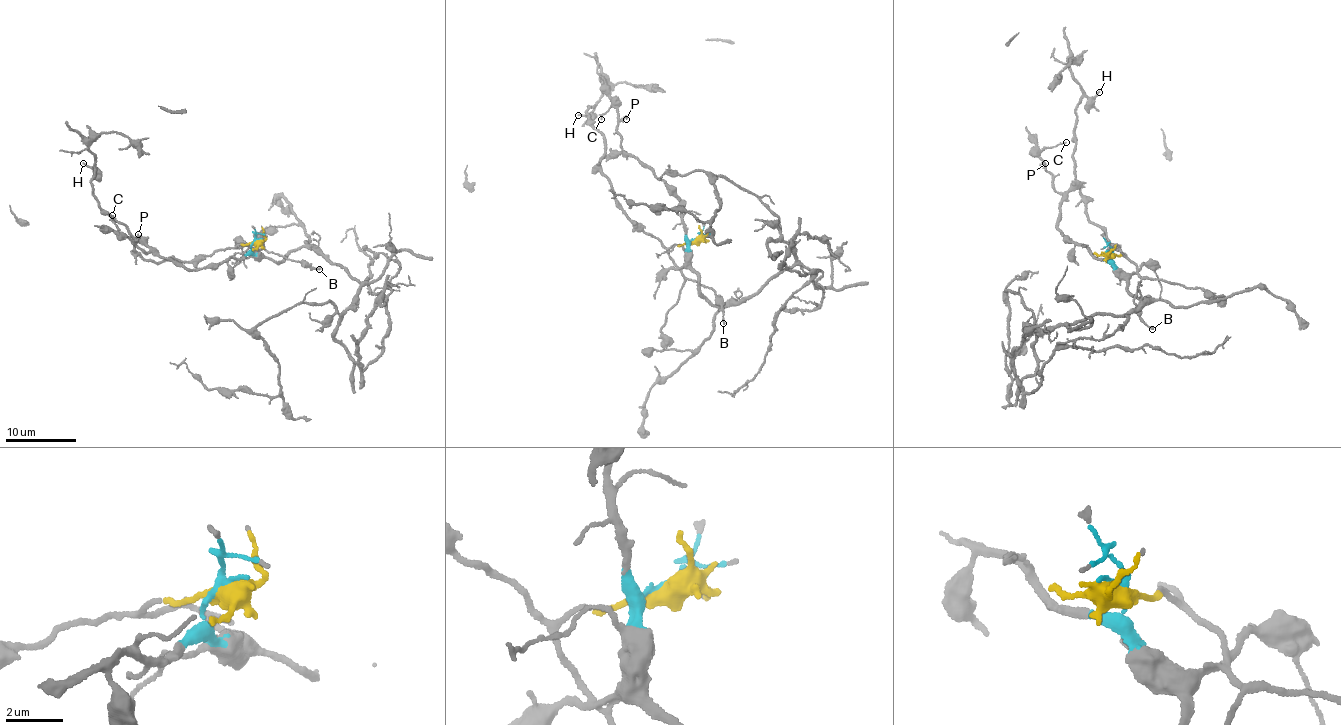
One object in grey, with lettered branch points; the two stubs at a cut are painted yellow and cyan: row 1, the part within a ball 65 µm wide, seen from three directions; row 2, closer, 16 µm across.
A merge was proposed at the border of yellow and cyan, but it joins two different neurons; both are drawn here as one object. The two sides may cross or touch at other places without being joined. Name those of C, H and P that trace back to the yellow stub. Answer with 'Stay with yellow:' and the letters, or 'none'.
Stay with yellow: H

